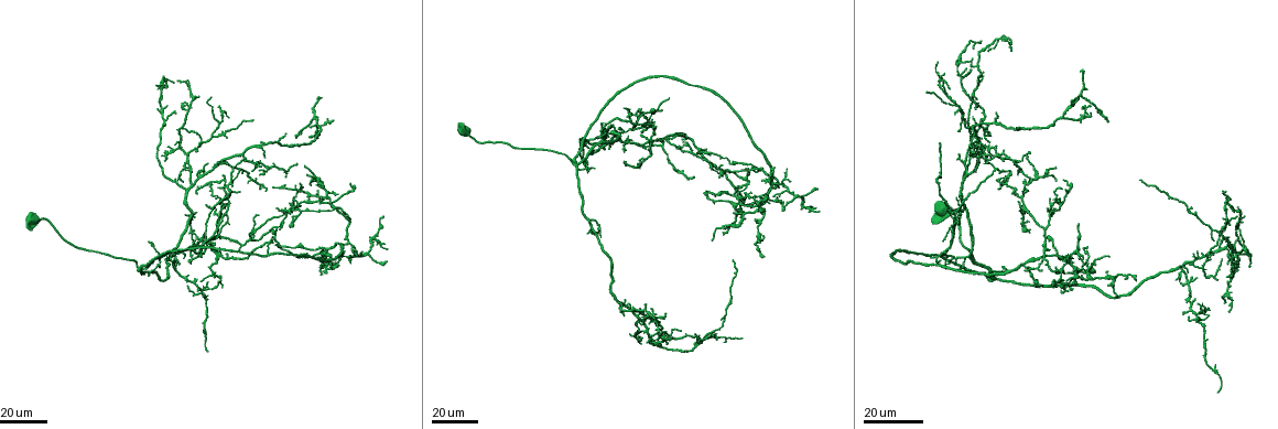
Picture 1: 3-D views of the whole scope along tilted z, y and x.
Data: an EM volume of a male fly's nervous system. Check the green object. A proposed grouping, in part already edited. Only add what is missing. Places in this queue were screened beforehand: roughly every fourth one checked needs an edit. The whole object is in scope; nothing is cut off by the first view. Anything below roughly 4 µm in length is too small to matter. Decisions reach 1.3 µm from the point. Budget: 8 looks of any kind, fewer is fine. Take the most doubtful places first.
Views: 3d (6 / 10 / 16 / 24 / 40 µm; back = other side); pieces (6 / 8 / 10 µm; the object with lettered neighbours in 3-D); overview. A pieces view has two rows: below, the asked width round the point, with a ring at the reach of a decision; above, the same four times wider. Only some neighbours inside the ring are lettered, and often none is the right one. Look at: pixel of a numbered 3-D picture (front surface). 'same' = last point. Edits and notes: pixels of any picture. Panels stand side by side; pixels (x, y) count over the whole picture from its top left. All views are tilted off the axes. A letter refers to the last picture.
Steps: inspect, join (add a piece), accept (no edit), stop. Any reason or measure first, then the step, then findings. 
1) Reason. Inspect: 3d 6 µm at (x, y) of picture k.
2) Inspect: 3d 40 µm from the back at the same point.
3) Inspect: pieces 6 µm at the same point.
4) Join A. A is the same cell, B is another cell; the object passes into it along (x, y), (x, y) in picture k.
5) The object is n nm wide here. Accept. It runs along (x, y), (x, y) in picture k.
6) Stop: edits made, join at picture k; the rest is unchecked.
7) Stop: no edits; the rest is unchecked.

Long arm stops here. Inspect: 3d 24 µm at (938, 143) of picture 1.

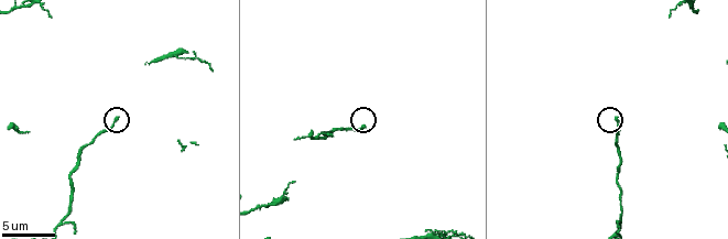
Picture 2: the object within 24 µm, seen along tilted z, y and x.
Inspect: pieces 10 µm at (116, 120) of picture 2.

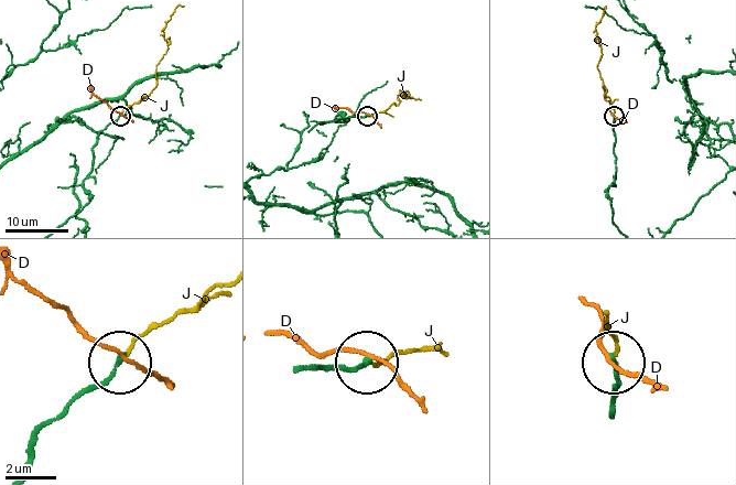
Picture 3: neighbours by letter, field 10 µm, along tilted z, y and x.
The object is 190 nm wide here. Join J. J is the same cell, D is another cell; the object passes into it along (105, 128), (155, 86), (157, 66), (168, 46), (164, 29) in picture 3; the cell continues.

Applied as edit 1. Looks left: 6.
Tapers out. Inspect: 3d 40 µm at (294, 138) of picture 1.

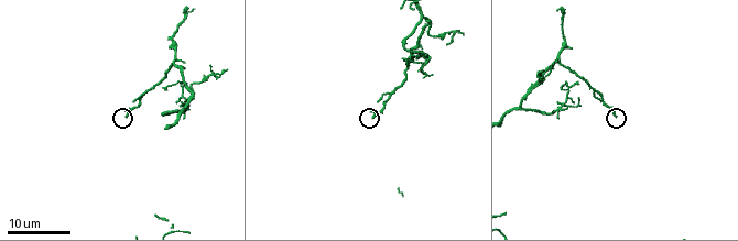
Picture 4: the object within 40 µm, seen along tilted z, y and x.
What lies round it. Inspect: pieces 8 µm at (125, 117) of picture 4.

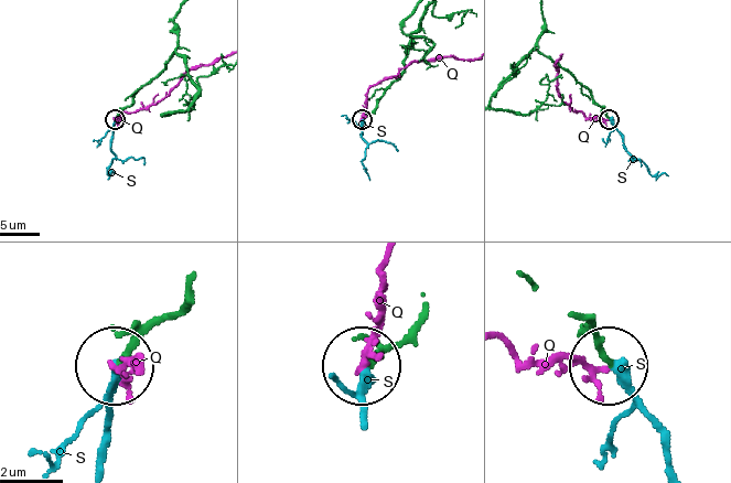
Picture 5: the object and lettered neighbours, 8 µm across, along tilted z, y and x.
Join S. S is the same cell, Q is another cell; the object passes into it along (377, 103), (361, 124), (367, 146), (363, 163), (369, 179) in picture 5; the cell continues.

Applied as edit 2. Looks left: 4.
Stops while still wide. Inspect: pieces 10 µm at (10, 128) of picture 2.

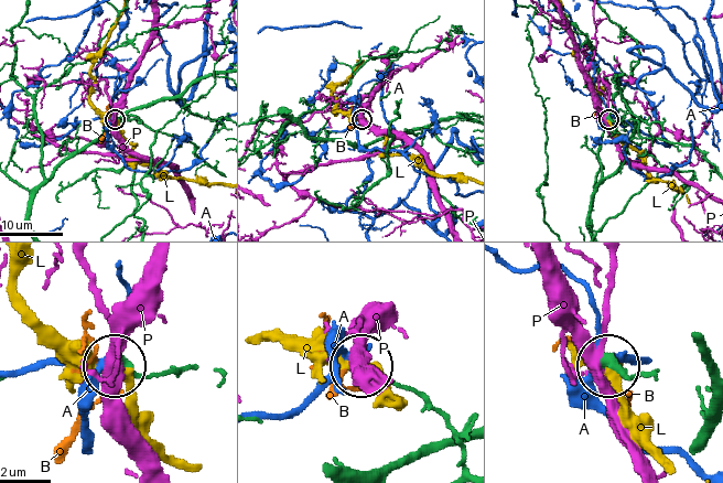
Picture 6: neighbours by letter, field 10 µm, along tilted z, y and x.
Accept. A, B, L and P are other cells; none of them fits.

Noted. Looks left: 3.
Thin end. Inspect: 3d 24 µm at (330, 262) of picture 1.

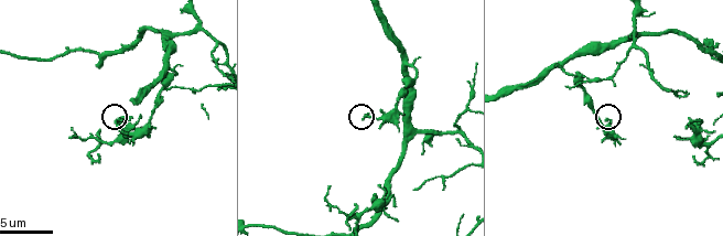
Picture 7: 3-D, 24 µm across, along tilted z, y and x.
Inspect: pieces 6 µm at (610, 119) of picture 7.

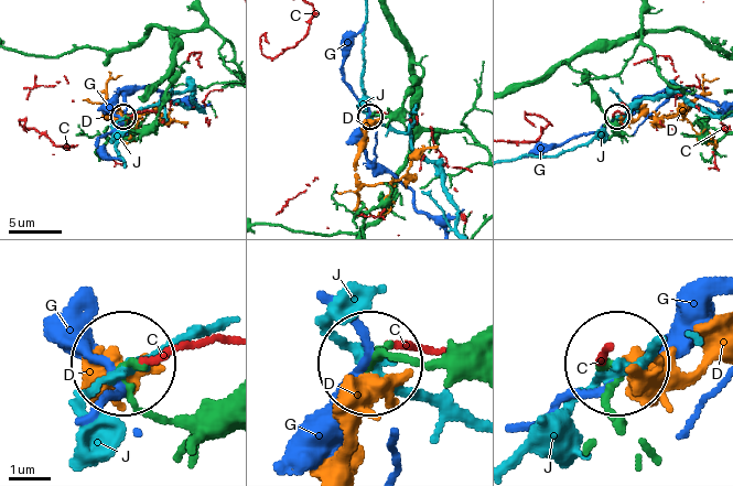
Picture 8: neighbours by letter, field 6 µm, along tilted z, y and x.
Accept. C, D, G and J are other cells; it runs along (147, 89), (183, 72), (149, 123), (124, 117) in picture 8; no lettered piece goes on from it.

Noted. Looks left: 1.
Stop: edits made, join at picture 3, join at picture 5; the rest is unchecked.

